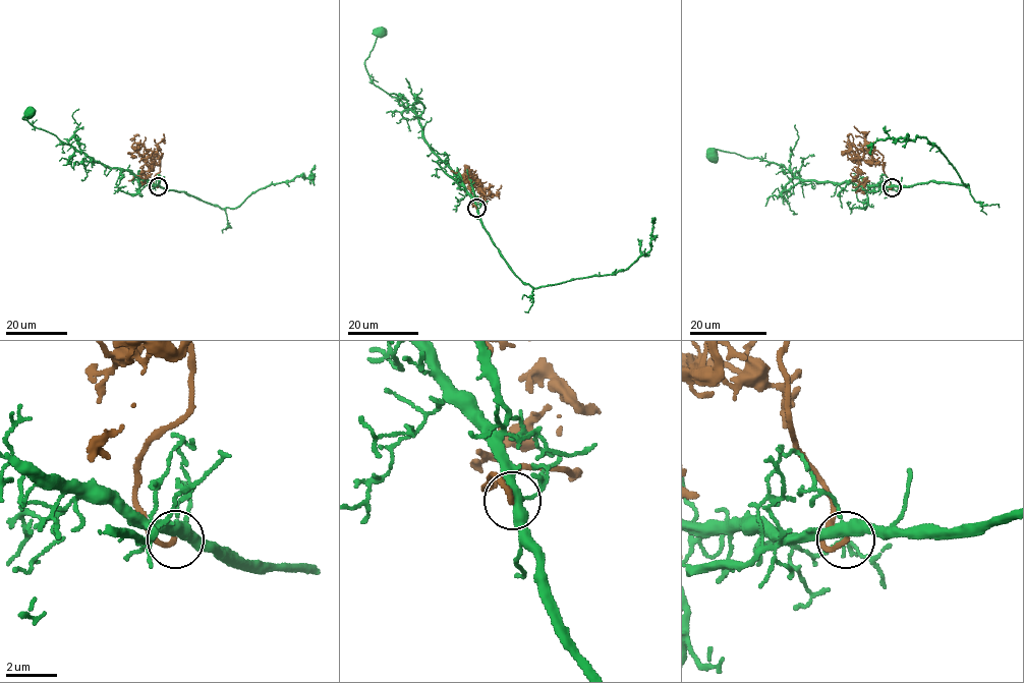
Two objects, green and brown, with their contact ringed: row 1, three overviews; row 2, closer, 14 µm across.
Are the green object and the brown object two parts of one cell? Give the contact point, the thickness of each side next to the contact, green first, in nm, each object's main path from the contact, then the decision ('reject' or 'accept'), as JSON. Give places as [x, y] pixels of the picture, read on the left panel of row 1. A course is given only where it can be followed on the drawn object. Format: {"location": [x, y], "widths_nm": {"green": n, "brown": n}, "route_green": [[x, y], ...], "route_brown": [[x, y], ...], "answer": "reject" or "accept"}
{"location": [158, 186], "widths_nm": {"green": 360, "brown": 200}, "route_green": [[158, 186], [183, 191], [221, 208], [239, 207], [261, 188], [296, 177], [314, 177], [311, 174], [314, 185]], "route_brown": [[158, 187], [154, 178], [160, 171], [157, 155], [152, 162], [148, 159], [149, 169], [128, 181]], "answer": "reject"}

